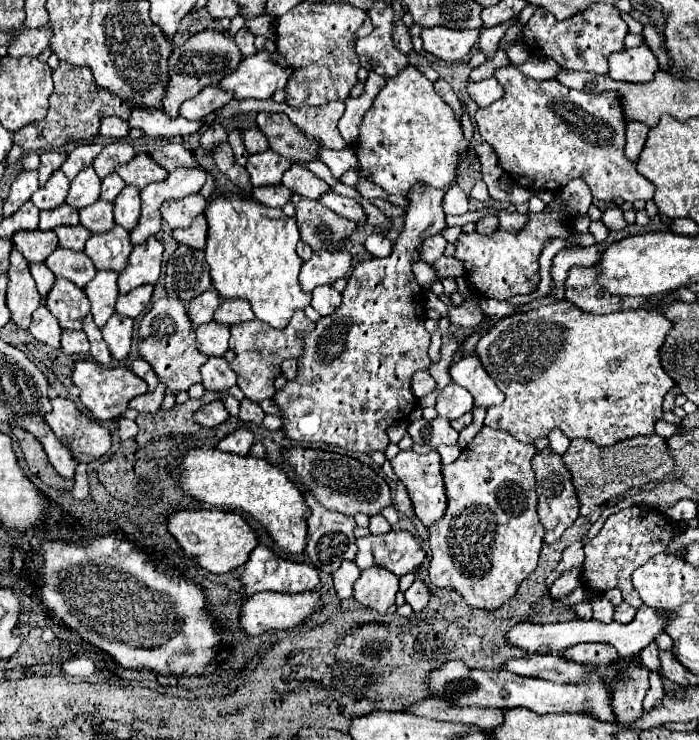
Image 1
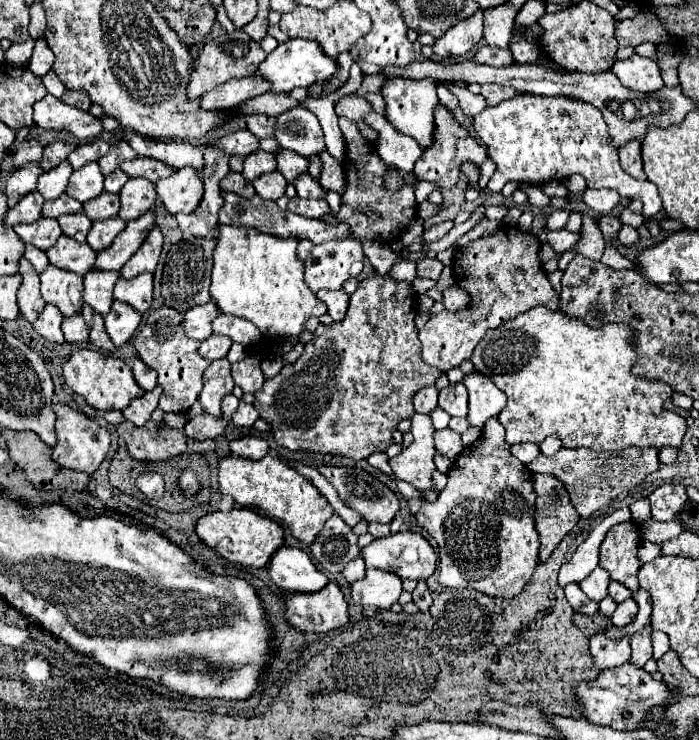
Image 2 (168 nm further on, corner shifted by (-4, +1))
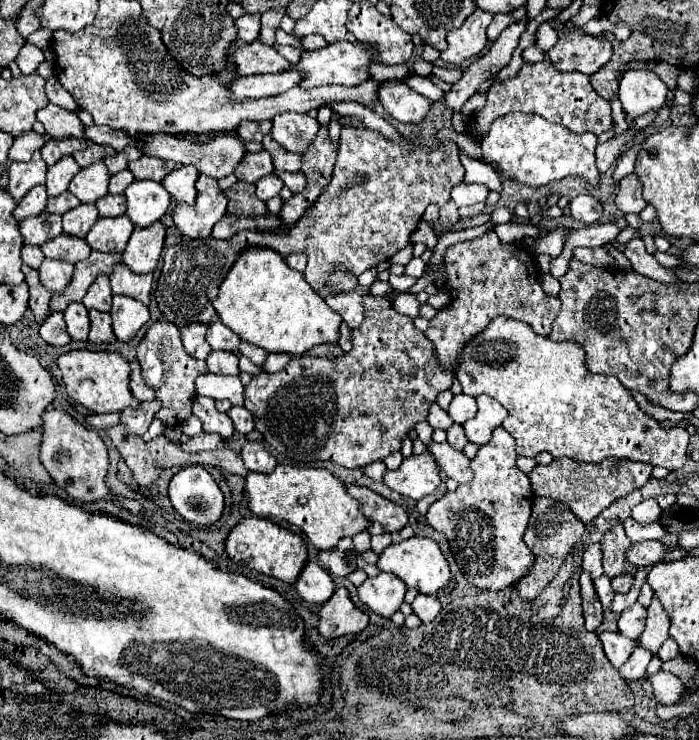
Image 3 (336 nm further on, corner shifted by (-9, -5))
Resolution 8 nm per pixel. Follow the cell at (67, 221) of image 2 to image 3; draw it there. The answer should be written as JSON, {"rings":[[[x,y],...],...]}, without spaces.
{"rings":[[[79,204],[71,212],[63,214],[63,232],[69,236],[85,238],[91,226],[97,222],[99,214],[95,204]]]}

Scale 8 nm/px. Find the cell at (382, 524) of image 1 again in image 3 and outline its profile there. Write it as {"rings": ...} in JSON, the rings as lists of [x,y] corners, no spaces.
{"rings":[[[387,532],[377,534],[377,536],[373,536],[373,538],[371,538],[371,550],[373,550],[373,552],[377,552],[377,554],[381,554],[381,552],[383,552],[383,548],[387,548],[389,544],[393,544],[393,536],[391,536],[391,534],[387,534]]]}

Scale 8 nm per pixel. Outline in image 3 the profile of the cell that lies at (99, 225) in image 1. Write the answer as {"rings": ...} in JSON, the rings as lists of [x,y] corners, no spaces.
{"rings":[[[119,194],[119,196],[103,196],[101,200],[95,202],[97,210],[99,210],[99,216],[101,218],[115,218],[115,216],[123,216],[127,206],[125,206],[125,196]]]}

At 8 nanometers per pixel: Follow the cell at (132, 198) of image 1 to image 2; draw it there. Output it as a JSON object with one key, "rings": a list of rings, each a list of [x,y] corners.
{"rings":[[[130,178],[120,190],[120,218],[124,218],[126,222],[140,218],[156,204],[156,198],[158,196],[152,182],[144,178]]]}

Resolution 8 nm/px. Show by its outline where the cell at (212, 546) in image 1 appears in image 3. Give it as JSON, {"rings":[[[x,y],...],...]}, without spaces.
{"rings":[[[257,516],[243,518],[231,528],[231,532],[225,538],[225,552],[233,562],[255,568],[257,572],[265,576],[273,576],[289,584],[295,582],[303,564],[307,562],[307,548],[301,536],[281,528],[279,524],[273,524],[271,520],[257,518]]]}

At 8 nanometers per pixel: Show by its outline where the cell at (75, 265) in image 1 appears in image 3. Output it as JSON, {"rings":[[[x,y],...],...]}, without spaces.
{"rings":[[[69,234],[57,236],[57,240],[49,240],[41,246],[45,258],[49,260],[65,260],[69,264],[75,264],[79,260],[85,260],[85,256],[91,254],[91,248],[85,240],[79,240]]]}

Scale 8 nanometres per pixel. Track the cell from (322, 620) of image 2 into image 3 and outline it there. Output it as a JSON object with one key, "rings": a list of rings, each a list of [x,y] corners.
{"rings":[[[337,588],[335,594],[319,606],[319,634],[323,638],[339,638],[345,634],[361,632],[369,618],[349,598],[347,588]]]}

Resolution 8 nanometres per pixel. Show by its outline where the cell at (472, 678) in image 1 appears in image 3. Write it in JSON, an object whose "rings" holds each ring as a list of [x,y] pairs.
{"rings":[[[637,646],[635,652],[631,654],[631,658],[619,668],[621,678],[625,682],[641,682],[641,680],[645,680],[647,678],[647,670],[645,668],[647,668],[649,662],[651,662],[651,654],[645,648]]]}

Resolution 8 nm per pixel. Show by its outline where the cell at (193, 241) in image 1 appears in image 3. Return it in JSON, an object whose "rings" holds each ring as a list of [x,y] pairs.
{"rings":[[[199,174],[195,188],[197,188],[195,206],[179,204],[173,212],[173,222],[177,224],[177,228],[183,236],[209,238],[213,226],[227,212],[227,200],[225,200],[221,188],[217,186],[215,178]]]}

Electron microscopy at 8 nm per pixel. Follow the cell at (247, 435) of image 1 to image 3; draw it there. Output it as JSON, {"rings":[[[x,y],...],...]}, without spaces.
{"rings":[[[247,442],[241,450],[241,458],[251,472],[273,472],[277,460],[261,442]]]}

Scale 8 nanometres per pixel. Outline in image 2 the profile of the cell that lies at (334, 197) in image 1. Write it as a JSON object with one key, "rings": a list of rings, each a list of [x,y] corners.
{"rings":[[[300,174],[292,184],[300,198],[324,198],[326,196],[324,188],[318,182],[312,182],[310,174]]]}

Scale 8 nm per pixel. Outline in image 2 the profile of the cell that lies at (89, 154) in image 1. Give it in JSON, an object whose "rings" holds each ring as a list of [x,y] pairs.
{"rings":[[[106,140],[86,142],[86,144],[80,144],[80,146],[68,156],[68,162],[72,164],[74,170],[78,170],[78,168],[82,168],[84,164],[102,158],[104,154],[108,154],[108,150],[110,150],[110,144],[108,144]]]}

